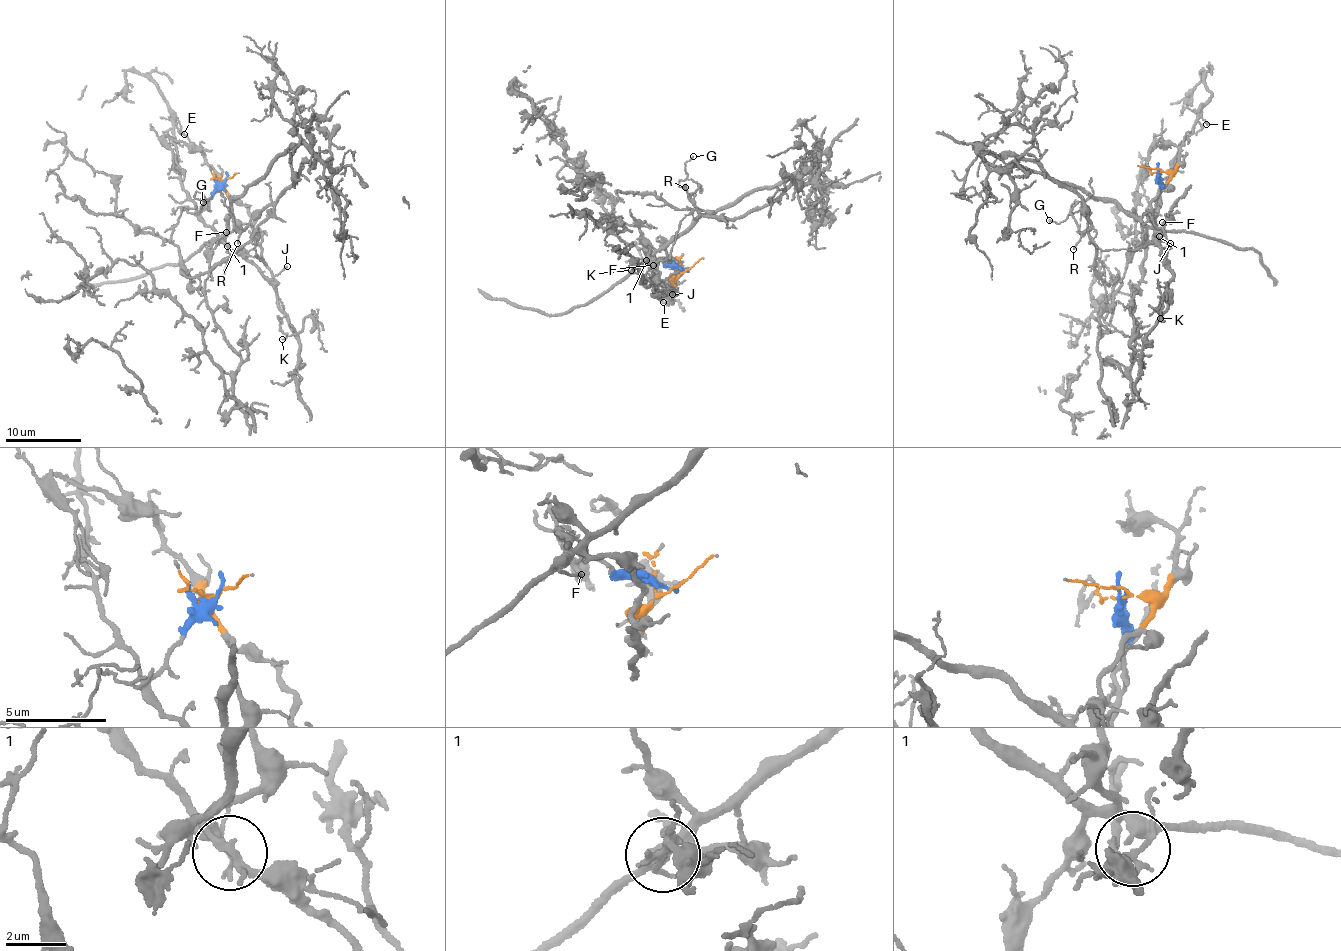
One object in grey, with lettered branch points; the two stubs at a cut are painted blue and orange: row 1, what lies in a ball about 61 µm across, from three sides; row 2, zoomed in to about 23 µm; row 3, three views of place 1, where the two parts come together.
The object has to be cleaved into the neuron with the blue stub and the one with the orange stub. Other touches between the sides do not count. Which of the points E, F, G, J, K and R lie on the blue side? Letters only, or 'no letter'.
E, F, J, K

